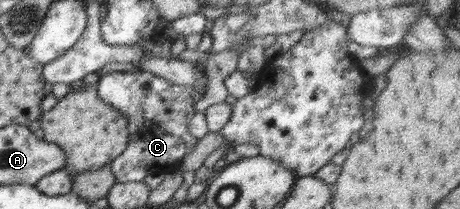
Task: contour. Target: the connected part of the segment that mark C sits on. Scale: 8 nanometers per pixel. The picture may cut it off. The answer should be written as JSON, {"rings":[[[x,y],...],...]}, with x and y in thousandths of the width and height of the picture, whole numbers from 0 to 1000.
{"rings":[[[250,340],[217,364],[209,407],[211,459],[228,498],[239,498],[276,560],[280,689],[237,785],[250,837],[252,876],[309,871],[320,842],[341,842],[341,833],[361,828],[389,789],[402,737],[411,737],[422,718],[433,665],[415,651],[407,612],[424,545],[420,502],[443,459],[446,411],[422,411],[422,421],[389,411],[339,354],[315,340]]]}

